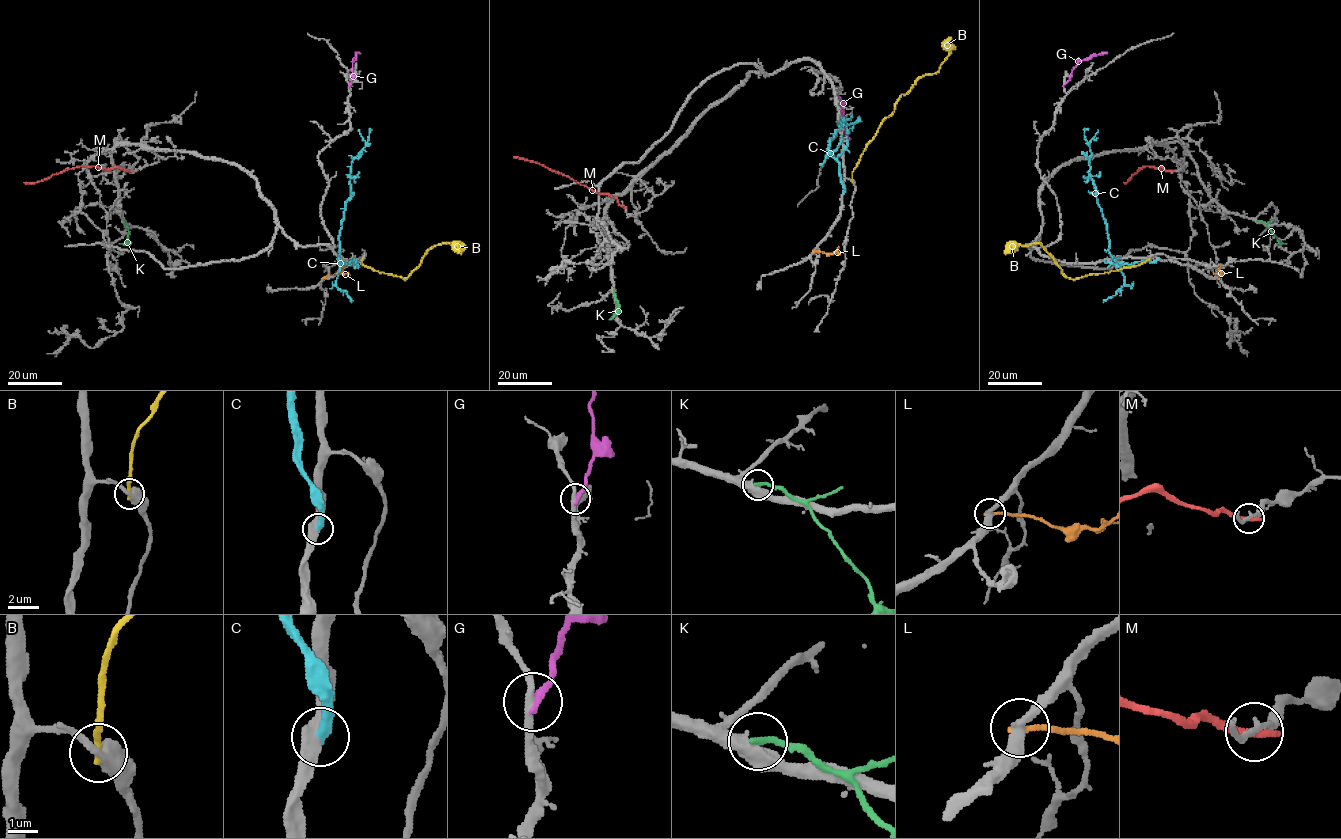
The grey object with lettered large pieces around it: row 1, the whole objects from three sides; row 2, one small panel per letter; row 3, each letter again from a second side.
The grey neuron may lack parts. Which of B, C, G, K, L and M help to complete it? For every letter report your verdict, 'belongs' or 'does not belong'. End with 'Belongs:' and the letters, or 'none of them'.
B: does not belong
C: does not belong
G: does not belong
K: does not belong
L: does not belong
M: does not belong
Belongs: none of them

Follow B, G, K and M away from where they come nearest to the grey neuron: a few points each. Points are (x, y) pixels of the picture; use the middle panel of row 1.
B: (851, 180), (852, 172), (866, 145), (894, 110), (902, 94), (919, 78), (938, 70), (950, 52), (949, 36)
G: (839, 96), (849, 140)
K: (614, 290), (618, 311), (609, 319)
M: (624, 207), (615, 198), (595, 193), (560, 173), (513, 157)

